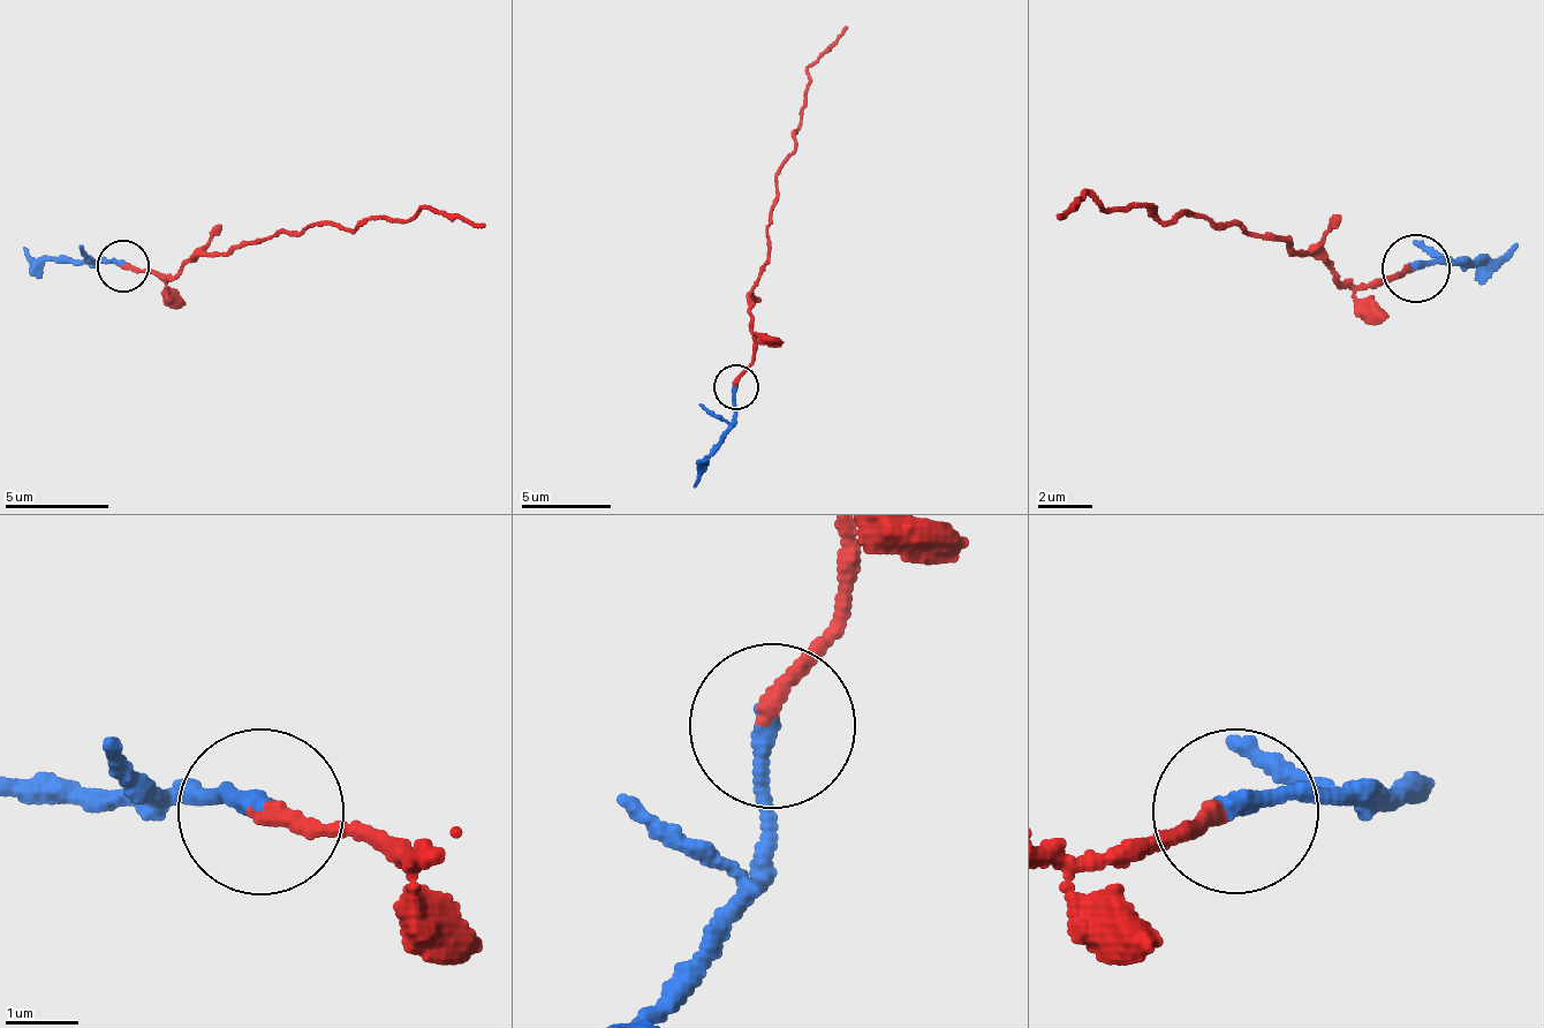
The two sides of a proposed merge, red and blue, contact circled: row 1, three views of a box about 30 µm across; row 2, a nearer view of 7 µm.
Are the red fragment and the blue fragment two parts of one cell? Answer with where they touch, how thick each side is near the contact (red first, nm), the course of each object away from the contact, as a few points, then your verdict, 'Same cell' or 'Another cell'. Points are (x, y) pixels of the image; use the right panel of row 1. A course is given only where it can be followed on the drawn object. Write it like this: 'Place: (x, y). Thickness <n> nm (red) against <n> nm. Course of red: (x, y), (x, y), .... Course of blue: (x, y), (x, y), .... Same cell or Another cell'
Place: (1416, 267). Thickness 240 nm (red) against 280 nm. Course of red: (1414, 270), (1336, 284), (1287, 237), (1180, 211), (1171, 225), (1085, 191), (1060, 220). Course of blue: (1414, 270), (1492, 262), (1518, 241). Another cell

